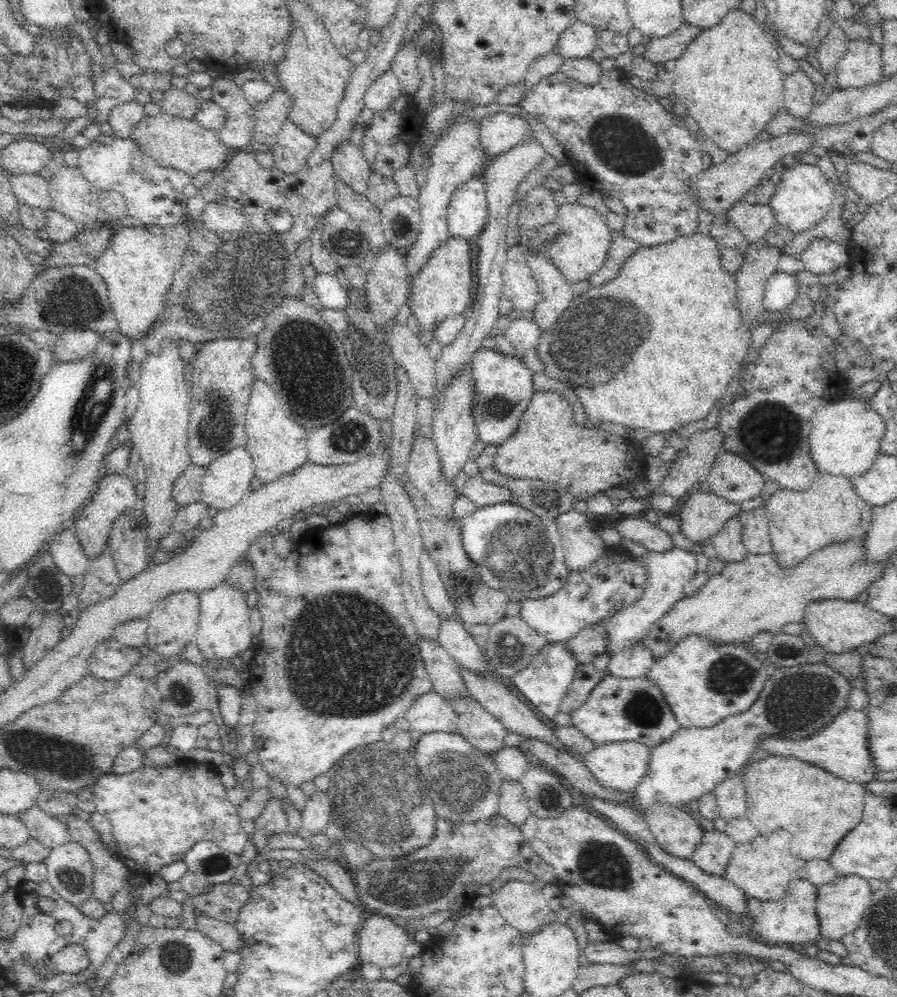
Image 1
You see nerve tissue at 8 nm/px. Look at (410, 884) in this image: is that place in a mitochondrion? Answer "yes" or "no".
yes

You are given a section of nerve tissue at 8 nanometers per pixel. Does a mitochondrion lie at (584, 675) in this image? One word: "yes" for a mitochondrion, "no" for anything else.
no

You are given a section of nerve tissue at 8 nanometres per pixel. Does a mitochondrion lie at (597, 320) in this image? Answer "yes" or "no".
yes

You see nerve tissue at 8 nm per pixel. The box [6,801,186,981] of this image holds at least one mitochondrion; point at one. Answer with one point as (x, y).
(72, 882)

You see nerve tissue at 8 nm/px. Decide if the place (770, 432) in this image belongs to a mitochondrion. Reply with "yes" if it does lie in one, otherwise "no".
yes

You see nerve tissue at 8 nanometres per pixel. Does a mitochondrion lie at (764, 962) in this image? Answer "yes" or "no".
no

